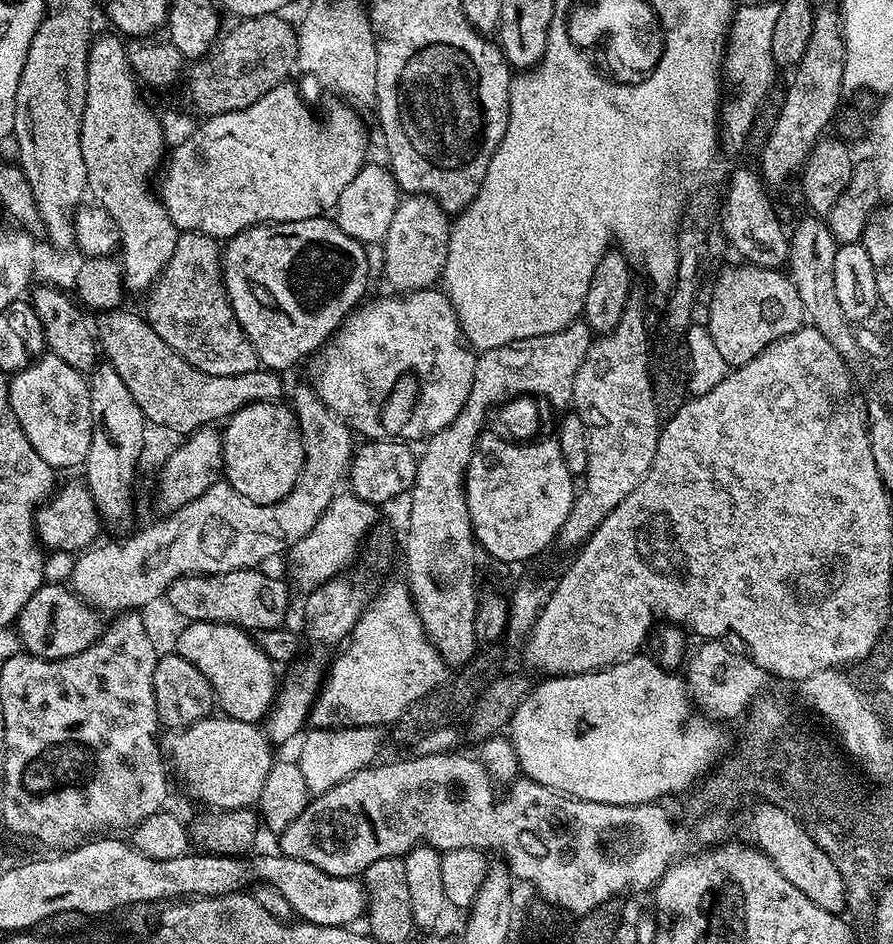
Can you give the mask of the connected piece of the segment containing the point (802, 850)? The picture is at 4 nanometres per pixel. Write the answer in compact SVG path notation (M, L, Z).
M760 802L757 805L752 812L752 817L748 820L748 836L752 839L749 841L765 856L768 856L770 862L778 870L778 874L782 874L782 878L786 878L786 882L790 882L790 886L798 886L798 890L802 890L802 894L806 894L806 898L810 898L810 902L814 902L814 906L822 906L822 910L839 913L845 899L844 883L838 874L838 866L834 866L834 862L830 862L828 855L812 841L808 831L804 829L804 825L799 824L779 803Z

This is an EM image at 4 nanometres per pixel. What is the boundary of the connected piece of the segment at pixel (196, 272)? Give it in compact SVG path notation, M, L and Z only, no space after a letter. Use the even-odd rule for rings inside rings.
M185 231L176 241L176 249L170 262L160 273L151 289L152 301L148 304L146 319L148 324L190 366L202 370L207 376L245 376L261 367L260 353L255 343L244 333L242 325L236 321L236 312L228 301L228 292L224 289L224 268L220 265L220 248L217 237L205 236L202 232Z

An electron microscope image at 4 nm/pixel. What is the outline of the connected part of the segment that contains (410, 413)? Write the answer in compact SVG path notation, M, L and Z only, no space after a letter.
M420 290L411 298L380 300L369 308L357 307L340 325L330 342L323 345L319 353L320 365L316 368L315 393L353 433L361 432L372 442L412 442L423 432L428 438L440 432L447 424L455 422L462 410L474 382L476 356L465 341L452 304L443 291L434 291Z

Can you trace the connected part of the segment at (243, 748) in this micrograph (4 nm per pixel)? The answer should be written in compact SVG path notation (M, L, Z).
M212 714L194 722L189 728L173 731L165 740L163 737L162 744L166 752L168 747L172 764L184 779L183 787L193 797L196 795L212 810L246 808L259 801L266 774L270 774L274 763L274 755L268 746L269 737L260 730L250 722L238 722L223 714Z

